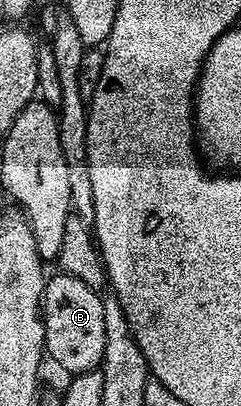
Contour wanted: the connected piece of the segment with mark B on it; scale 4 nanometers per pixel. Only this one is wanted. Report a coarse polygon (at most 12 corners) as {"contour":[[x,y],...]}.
{"contour":[[75,276],[46,277],[45,354],[69,376],[96,371],[105,298]]}

